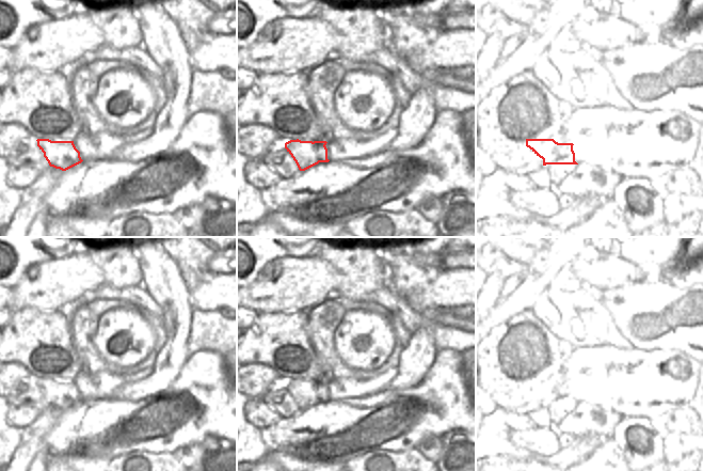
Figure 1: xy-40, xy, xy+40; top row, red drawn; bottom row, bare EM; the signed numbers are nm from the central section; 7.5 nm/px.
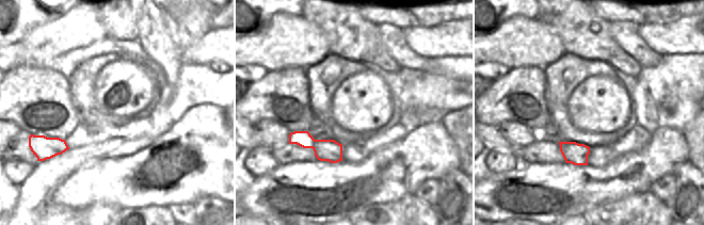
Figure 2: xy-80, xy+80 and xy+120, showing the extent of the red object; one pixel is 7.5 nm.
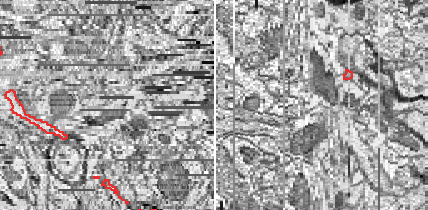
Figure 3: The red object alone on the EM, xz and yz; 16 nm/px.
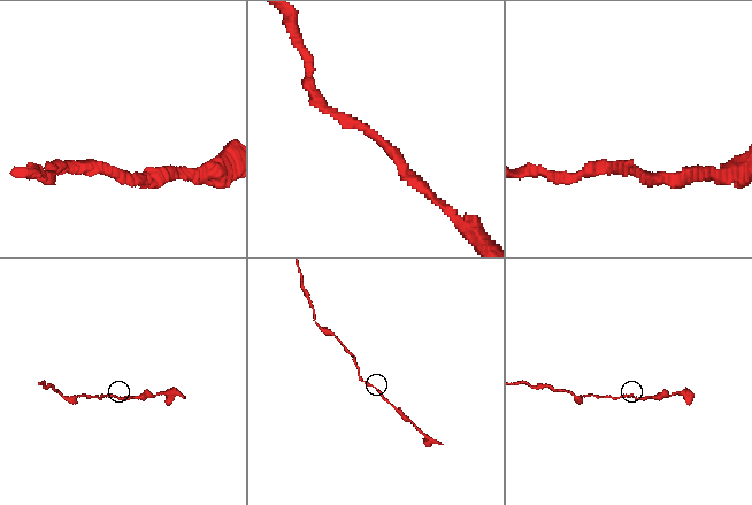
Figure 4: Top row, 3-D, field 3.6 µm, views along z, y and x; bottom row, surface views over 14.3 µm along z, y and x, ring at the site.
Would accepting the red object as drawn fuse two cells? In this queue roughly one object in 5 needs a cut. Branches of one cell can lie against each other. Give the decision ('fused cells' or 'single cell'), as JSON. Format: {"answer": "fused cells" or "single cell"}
{"answer": "single cell"}

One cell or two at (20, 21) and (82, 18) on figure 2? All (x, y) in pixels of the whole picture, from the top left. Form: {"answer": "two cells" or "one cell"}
{"answer": "two cells"}

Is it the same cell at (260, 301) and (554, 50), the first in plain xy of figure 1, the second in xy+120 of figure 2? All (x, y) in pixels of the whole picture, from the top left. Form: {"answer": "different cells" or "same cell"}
{"answer": "same cell"}

